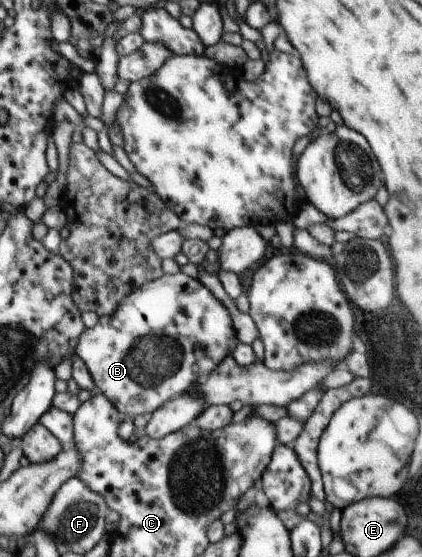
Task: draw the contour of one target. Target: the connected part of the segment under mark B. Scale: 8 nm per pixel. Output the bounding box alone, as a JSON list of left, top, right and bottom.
[75,271,236,419]

